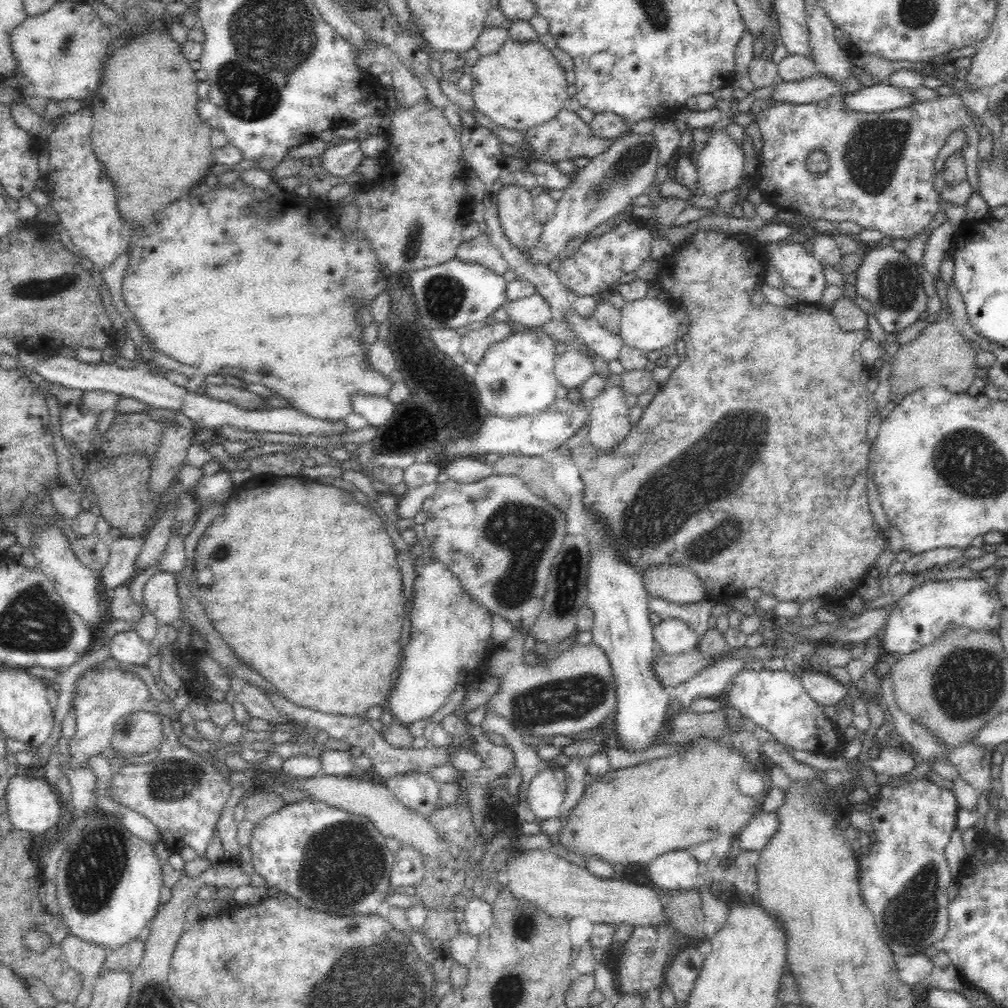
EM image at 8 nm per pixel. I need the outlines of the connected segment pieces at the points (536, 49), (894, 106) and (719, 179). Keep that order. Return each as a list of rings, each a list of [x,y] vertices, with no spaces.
[[[508,37],[498,52],[481,55],[471,68],[470,73],[470,80],[472,80],[470,93],[474,106],[496,123],[496,126],[516,129],[522,133],[524,130],[530,130],[534,126],[540,126],[540,124],[556,118],[559,110],[564,108],[564,102],[567,101],[566,89],[568,84],[565,71],[552,55],[550,48],[549,45],[538,41],[538,38],[531,41],[516,41]]]
[[[873,85],[861,87],[858,92],[844,95],[844,109],[858,113],[883,113],[912,106],[919,102],[908,87],[894,85]]]
[[[726,129],[721,131],[710,131],[710,138],[704,144],[704,148],[696,155],[693,155],[697,168],[697,186],[695,194],[691,194],[691,198],[696,196],[718,196],[722,192],[730,192],[738,186],[743,172],[743,151],[726,133]]]

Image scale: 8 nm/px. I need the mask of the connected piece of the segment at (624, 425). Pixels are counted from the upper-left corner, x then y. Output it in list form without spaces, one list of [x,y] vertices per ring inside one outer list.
[[[609,383],[602,394],[589,402],[591,412],[587,435],[597,452],[608,452],[618,446],[632,428],[628,417],[631,408],[623,395],[622,388]]]

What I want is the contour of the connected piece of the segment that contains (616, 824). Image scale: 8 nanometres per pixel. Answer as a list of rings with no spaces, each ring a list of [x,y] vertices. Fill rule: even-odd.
[[[696,737],[674,754],[641,762],[636,766],[621,768],[606,773],[603,777],[590,779],[580,802],[562,824],[558,834],[558,844],[583,856],[596,856],[609,864],[650,864],[672,850],[689,849],[693,845],[714,840],[724,834],[736,838],[752,821],[763,806],[764,791],[758,796],[745,795],[738,789],[738,777],[743,770],[767,769],[769,764],[764,757],[746,756],[738,751],[727,739]]]

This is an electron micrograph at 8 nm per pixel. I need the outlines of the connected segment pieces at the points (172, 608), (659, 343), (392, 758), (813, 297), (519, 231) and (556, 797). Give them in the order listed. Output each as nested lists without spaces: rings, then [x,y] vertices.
[[[157,572],[147,579],[143,587],[143,598],[150,613],[162,624],[172,625],[177,631],[184,620],[176,587],[179,578],[179,573]]]
[[[654,295],[641,299],[627,301],[621,308],[621,326],[619,336],[625,345],[638,348],[646,354],[651,351],[661,351],[678,339],[679,322],[677,313],[667,301],[661,302]]]
[[[274,690],[272,692],[266,692],[266,695],[268,695],[270,701],[276,703],[276,707],[282,711],[282,714],[288,715],[292,719],[292,723],[317,728],[322,735],[324,732],[324,738],[336,738],[347,742],[350,746],[362,748],[366,756],[370,757],[371,764],[382,782],[386,782],[387,778],[392,775],[411,772],[430,774],[433,767],[448,764],[448,751],[446,748],[436,746],[427,746],[426,748],[422,748],[422,750],[416,750],[415,748],[394,748],[384,740],[381,733],[376,731],[372,727],[370,720],[366,720],[366,718],[331,715],[311,708],[304,708],[290,702],[287,698],[280,696],[280,694],[276,694]]]
[[[784,239],[775,243],[766,243],[767,254],[770,257],[769,264],[779,272],[784,284],[793,286],[797,291],[797,300],[800,303],[819,304],[823,295],[823,290],[826,286],[826,278],[824,277],[824,270],[821,262],[812,254],[806,251],[806,248],[800,242],[788,243]]]
[[[504,186],[498,192],[498,219],[510,243],[521,251],[534,250],[540,242],[543,224],[533,211],[533,194],[521,186]]]
[[[558,764],[544,765],[536,773],[528,787],[526,801],[536,815],[537,822],[560,818],[566,788],[565,772]]]

